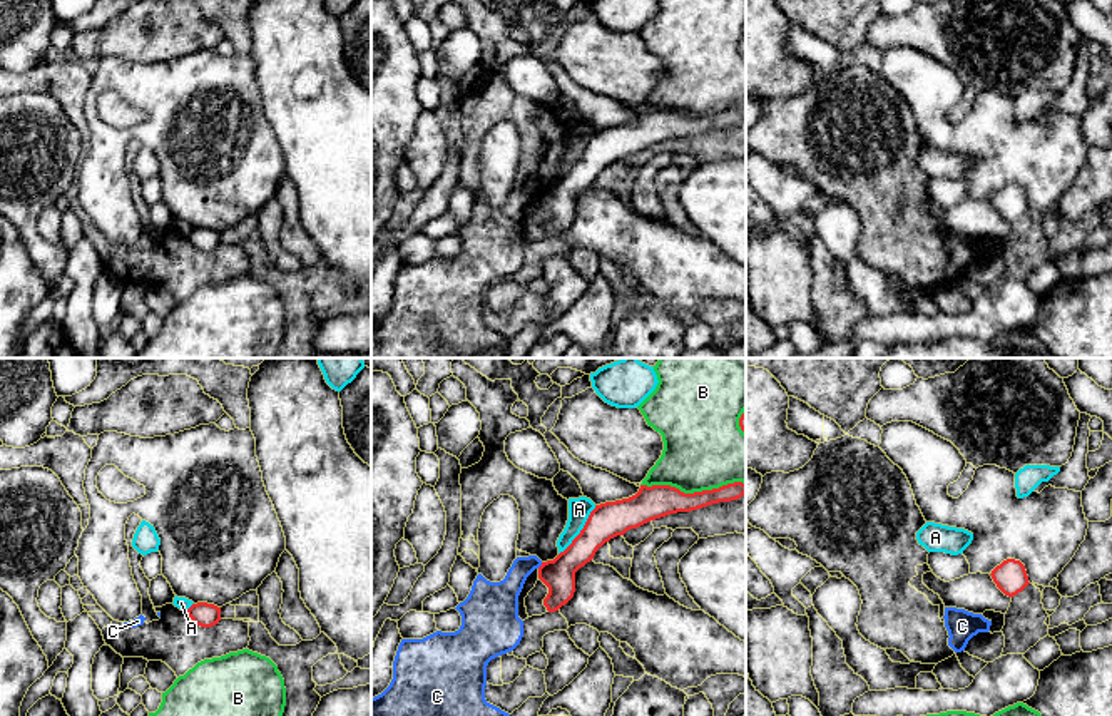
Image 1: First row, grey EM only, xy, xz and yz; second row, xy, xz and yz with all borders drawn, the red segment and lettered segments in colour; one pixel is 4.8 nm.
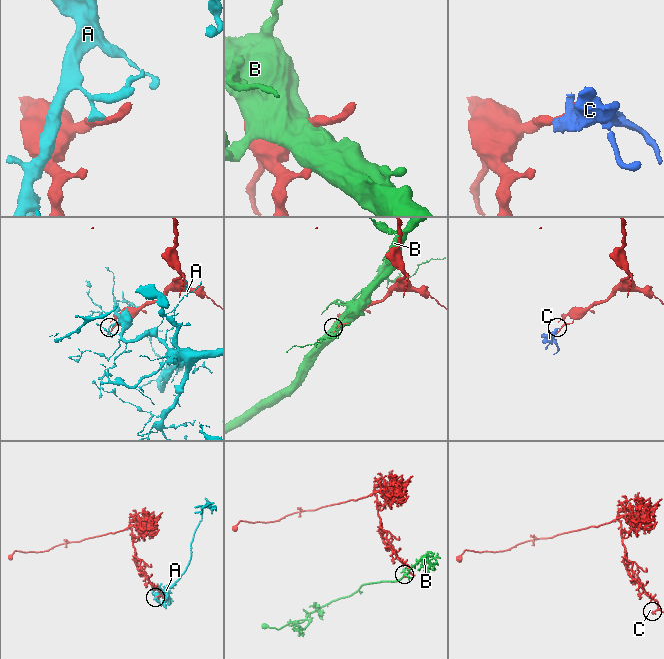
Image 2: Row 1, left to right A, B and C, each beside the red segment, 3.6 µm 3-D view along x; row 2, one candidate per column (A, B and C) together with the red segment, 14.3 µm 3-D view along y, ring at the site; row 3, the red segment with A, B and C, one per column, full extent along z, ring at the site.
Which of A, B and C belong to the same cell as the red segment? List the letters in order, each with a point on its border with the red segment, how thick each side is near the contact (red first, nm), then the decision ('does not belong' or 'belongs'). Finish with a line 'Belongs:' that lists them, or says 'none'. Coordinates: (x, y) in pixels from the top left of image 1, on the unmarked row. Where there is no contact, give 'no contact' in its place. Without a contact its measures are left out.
A: meets red in xz at (581, 156); 170 nm thick on the red side, 110 nm on the other; does not belong
B: meets red in xz at (694, 117); 160 nm thick on the red side, 400 nm on the other; does not belong
C: meets red in xz at (540, 191); 160 nm thick on the red side, 180 nm on the other; does not belong
Belongs: none

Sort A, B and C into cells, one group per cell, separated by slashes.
A / B / C

